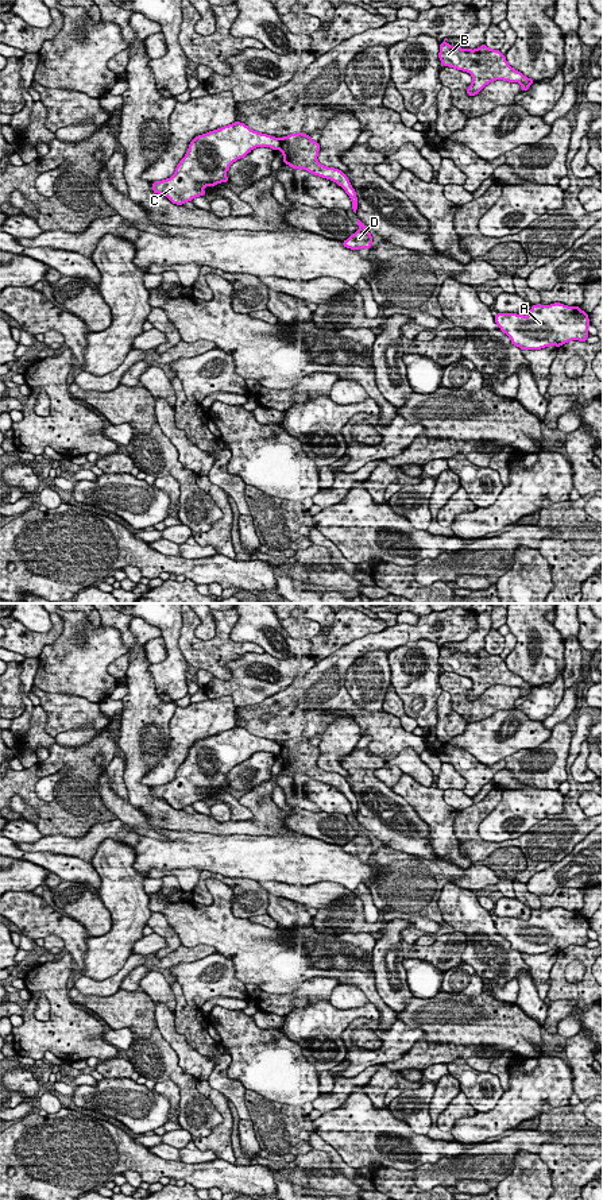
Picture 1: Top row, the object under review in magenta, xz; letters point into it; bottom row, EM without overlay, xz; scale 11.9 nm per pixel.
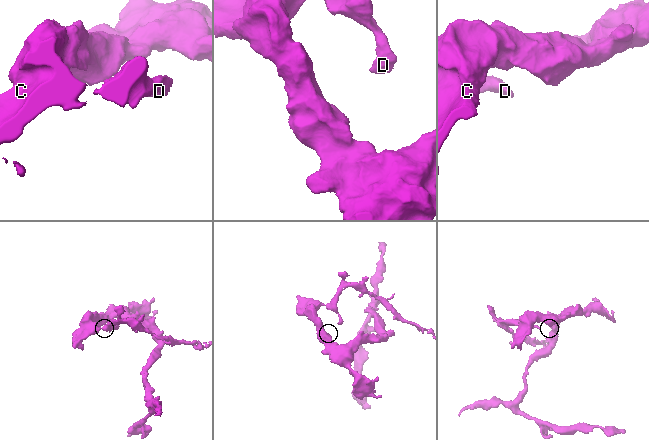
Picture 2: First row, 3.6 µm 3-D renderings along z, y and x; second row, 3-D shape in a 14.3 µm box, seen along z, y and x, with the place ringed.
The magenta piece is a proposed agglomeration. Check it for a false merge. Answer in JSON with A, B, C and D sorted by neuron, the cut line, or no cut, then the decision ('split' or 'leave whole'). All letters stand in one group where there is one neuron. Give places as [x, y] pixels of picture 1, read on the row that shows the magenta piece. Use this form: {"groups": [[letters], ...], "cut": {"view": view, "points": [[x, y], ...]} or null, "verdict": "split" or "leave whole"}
{"groups": [["A", "C"], ["B", "D"]], "cut": {"view": "xz", "points": [[279, 139], [281, 147]]}, "verdict": "split"}

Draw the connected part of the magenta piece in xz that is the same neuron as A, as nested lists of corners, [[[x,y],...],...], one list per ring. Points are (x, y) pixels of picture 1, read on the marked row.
[[[554,302],[546,306],[532,305],[527,316],[498,313],[495,323],[521,350],[560,347],[571,340],[585,342],[588,337],[588,313],[579,306]]]

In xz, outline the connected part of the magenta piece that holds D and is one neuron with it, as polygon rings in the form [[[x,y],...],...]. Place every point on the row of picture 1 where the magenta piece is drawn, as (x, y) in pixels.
[[[359,219],[356,223],[359,224],[359,229],[344,240],[343,246],[351,250],[370,248],[372,244],[372,236],[367,231],[367,225],[364,225]]]

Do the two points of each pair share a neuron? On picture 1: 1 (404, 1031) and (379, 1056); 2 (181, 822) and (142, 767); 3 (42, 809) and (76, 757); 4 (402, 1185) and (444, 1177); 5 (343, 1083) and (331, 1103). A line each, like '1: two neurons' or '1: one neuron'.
1: one neuron
2: one neuron
3: one neuron
4: two neurons
5: one neuron

